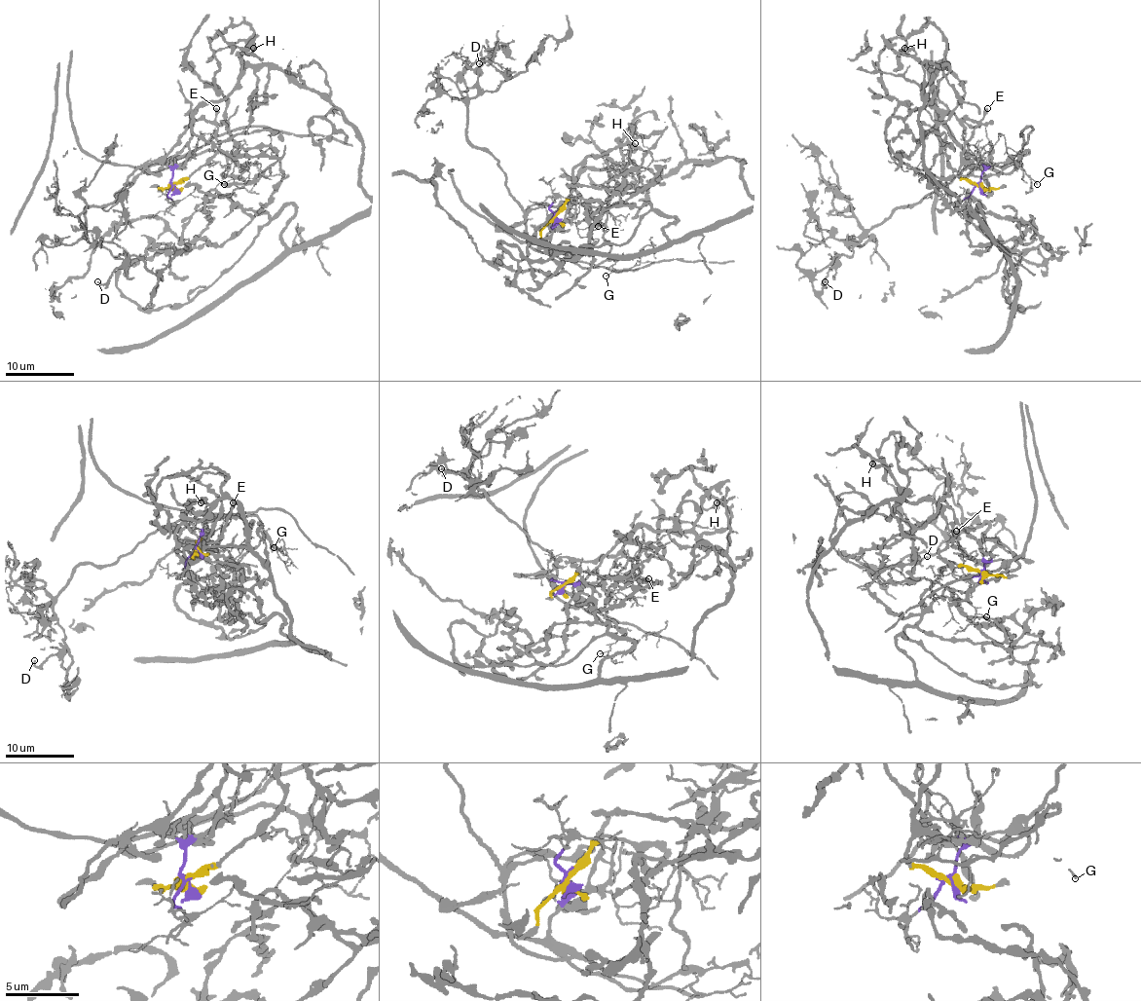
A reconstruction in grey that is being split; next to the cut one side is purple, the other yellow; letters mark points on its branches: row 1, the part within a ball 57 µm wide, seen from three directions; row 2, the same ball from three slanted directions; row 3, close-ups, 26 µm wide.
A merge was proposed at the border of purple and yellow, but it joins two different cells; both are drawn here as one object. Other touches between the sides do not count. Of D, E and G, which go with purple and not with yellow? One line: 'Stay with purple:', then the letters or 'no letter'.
Stay with purple: D, G

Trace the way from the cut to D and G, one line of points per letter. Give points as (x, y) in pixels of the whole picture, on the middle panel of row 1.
D: (556, 218), (550, 252), (540, 252), (505, 175), (466, 134), (466, 103), (507, 79), (487, 60), (478, 63)
G: (556, 218), (552, 220), (554, 223), (549, 230), (547, 242), (586, 268), (614, 259), (614, 270), (606, 275)

